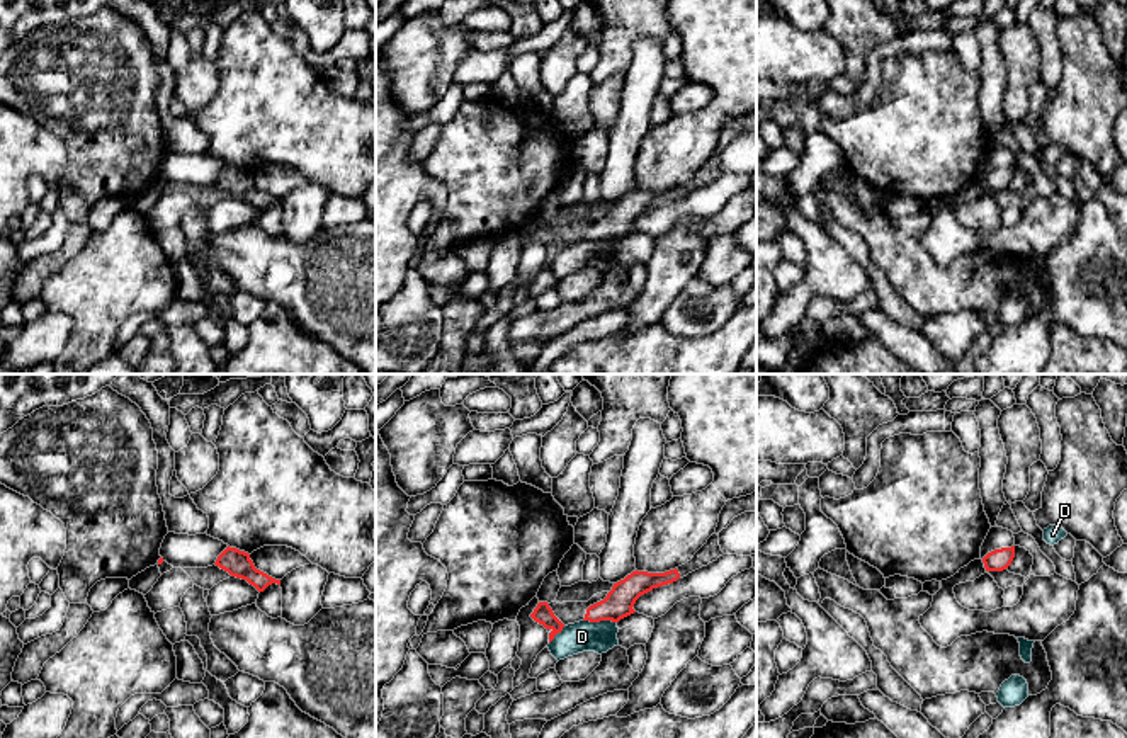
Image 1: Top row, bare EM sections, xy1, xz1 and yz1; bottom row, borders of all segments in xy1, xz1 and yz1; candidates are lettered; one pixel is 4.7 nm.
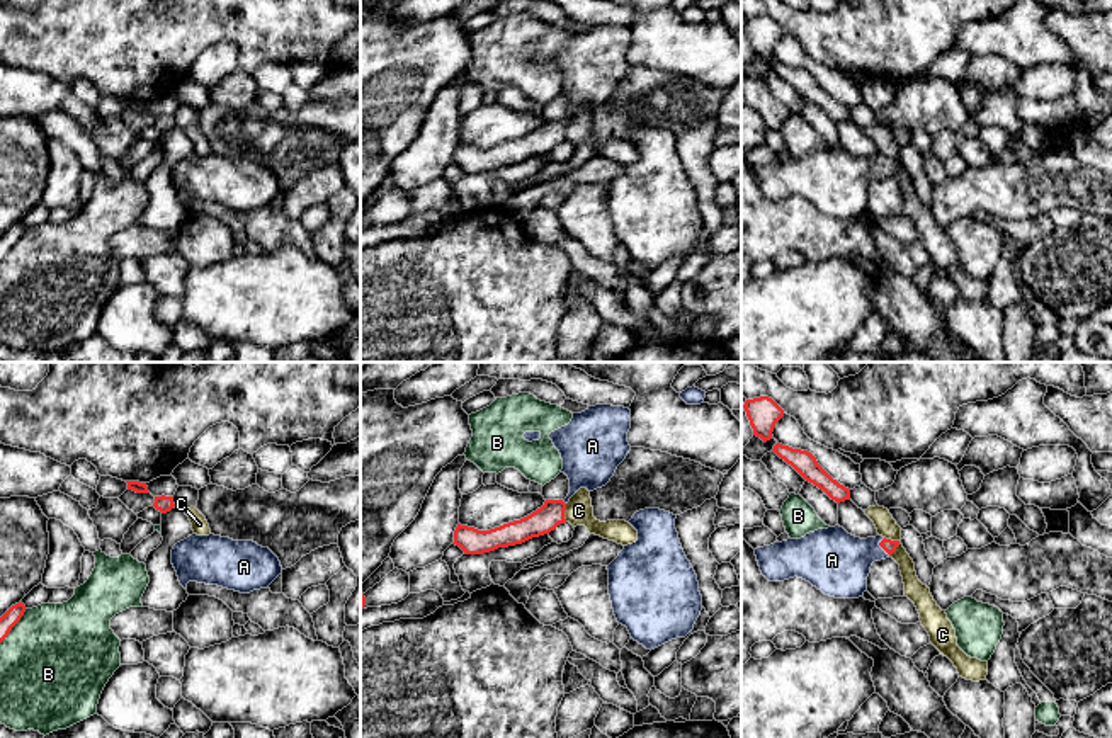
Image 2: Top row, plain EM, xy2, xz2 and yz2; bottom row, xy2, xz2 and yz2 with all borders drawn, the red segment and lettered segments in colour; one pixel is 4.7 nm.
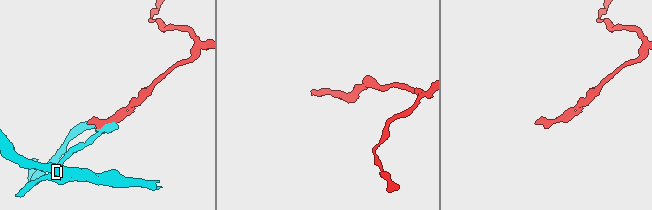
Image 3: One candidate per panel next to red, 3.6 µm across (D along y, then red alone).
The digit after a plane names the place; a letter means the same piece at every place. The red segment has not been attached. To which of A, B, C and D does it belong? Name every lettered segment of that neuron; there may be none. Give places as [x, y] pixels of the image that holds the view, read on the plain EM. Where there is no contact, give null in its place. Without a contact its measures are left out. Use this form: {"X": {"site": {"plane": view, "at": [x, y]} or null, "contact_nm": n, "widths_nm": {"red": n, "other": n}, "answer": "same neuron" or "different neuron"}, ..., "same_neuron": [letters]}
{"A": {"site": {"plane": "yz2", "at": [881, 165]}, "contact_nm": 90, "widths_nm": {"red": 70, "other": 300}, "answer": "same neuron"}, "B": {"site": {"plane": "xy2", "at": [14, 244]}, "contact_nm": 200, "widths_nm": {"red": 80, "other": 500}, "answer": "different neuron"}, "C": {"site": {"plane": "yz2", "at": [898, 162]}, "contact_nm": 100, "widths_nm": {"red": 70, "other": 100}, "answer": "different neuron"}, "D": {"site": {"plane": "xz1", "at": [600, 238]}, "contact_nm": 160, "widths_nm": {"red": 140, "other": 140}, "answer": "different neuron"}, "same_neuron": ["A"]}

